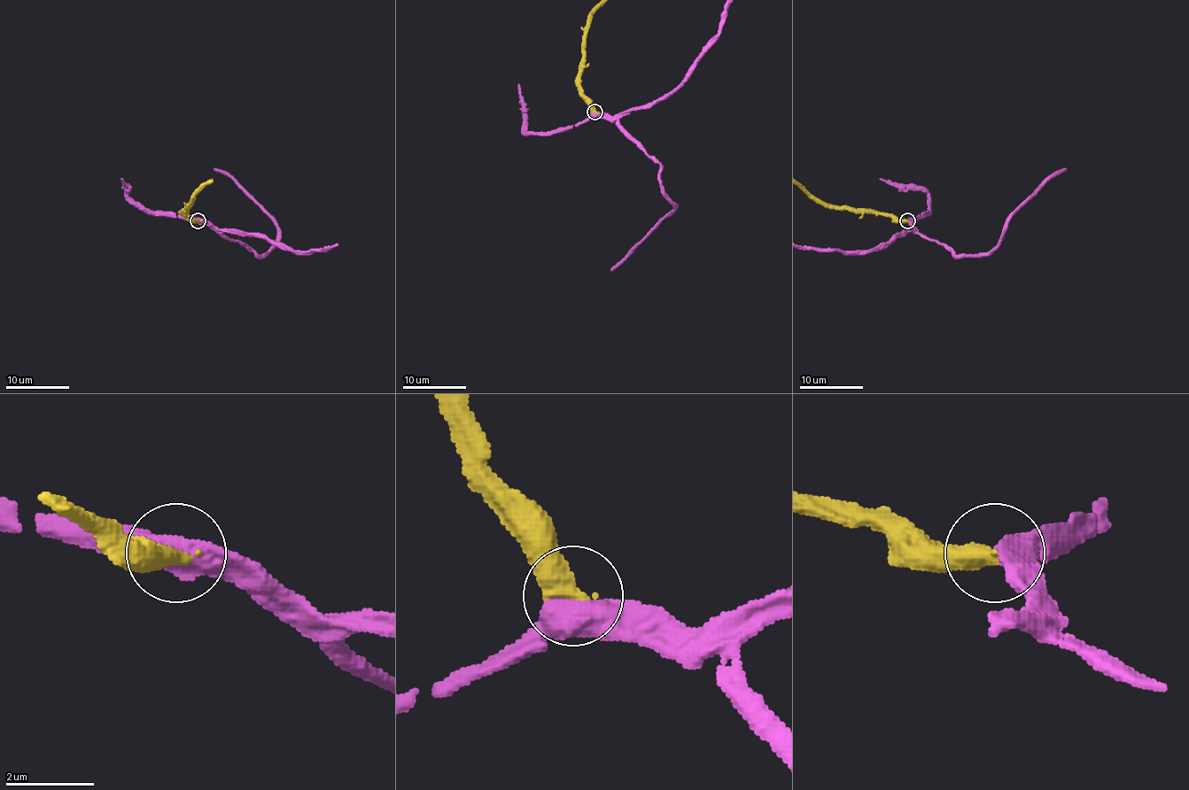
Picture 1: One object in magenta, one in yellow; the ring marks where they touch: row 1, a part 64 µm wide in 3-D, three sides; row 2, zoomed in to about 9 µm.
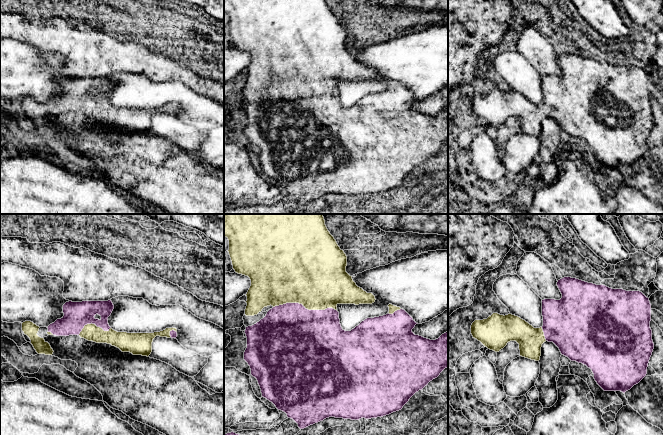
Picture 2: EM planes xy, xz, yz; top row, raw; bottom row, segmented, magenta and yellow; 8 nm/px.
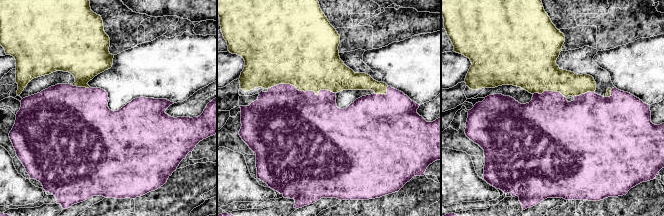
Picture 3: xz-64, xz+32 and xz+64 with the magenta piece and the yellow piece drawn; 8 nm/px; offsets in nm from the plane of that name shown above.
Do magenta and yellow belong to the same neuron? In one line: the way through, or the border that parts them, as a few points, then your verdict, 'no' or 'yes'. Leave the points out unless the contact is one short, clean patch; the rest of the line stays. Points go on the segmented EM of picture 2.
yes

